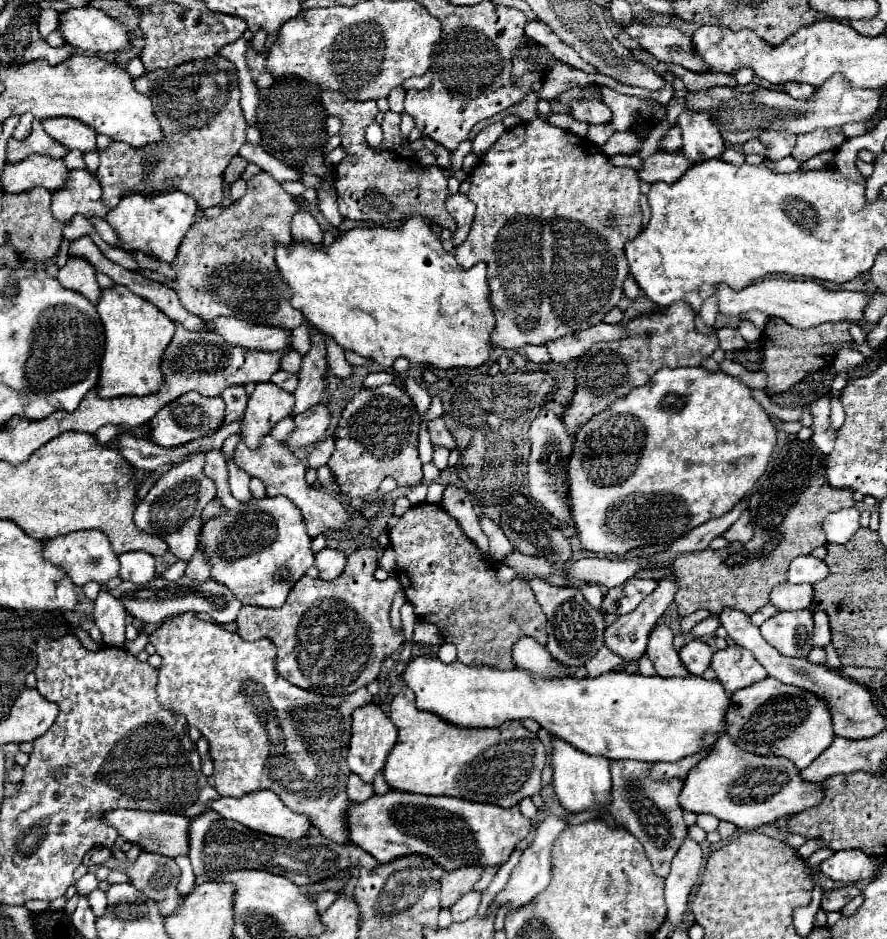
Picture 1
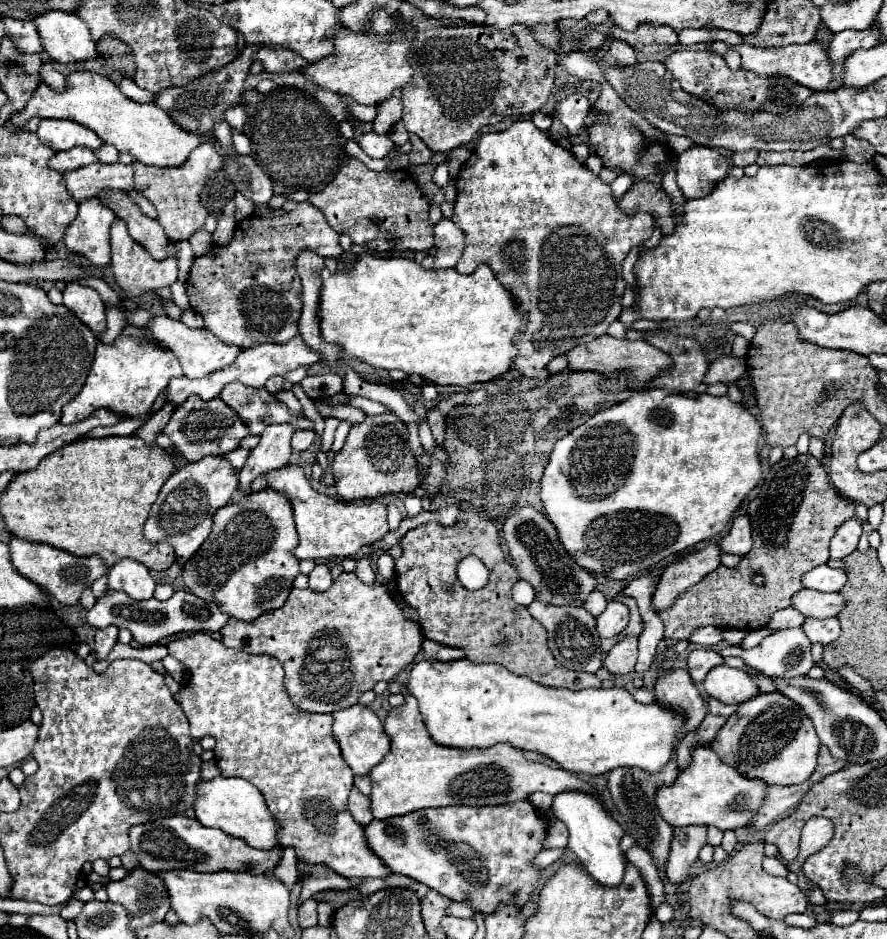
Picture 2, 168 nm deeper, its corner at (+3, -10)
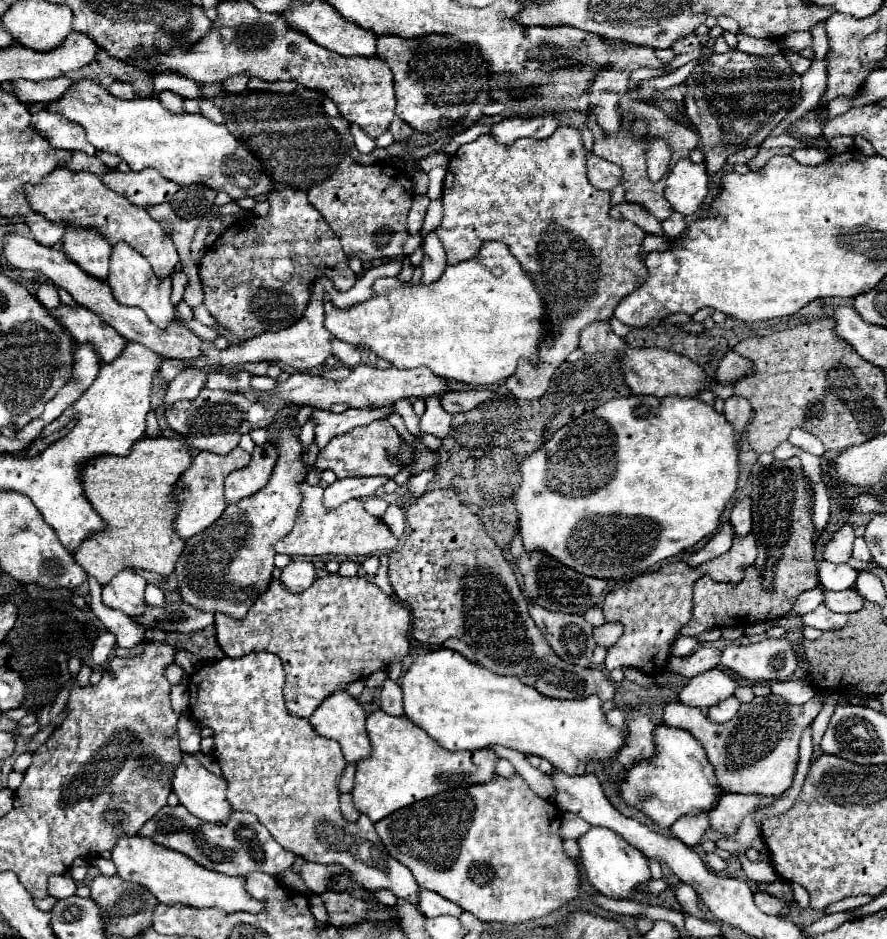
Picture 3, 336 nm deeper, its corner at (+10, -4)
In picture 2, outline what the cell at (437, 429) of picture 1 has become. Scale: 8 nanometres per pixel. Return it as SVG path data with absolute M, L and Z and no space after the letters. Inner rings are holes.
M431 409L427 413L427 421L429 421L429 427L433 431L433 437L435 437L437 445L441 447L443 445L443 437L445 437L445 431L443 431L445 429L445 415L439 413L439 411L435 411L435 409Z

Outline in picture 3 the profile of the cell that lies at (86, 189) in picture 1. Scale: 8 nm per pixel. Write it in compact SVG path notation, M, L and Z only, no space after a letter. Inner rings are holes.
M66 229L64 233L64 253L88 275L106 279L110 261L110 243L106 237L88 229Z

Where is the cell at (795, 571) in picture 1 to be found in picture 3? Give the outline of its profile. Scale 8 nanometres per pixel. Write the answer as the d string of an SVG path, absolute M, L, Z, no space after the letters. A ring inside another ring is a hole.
M820 561L820 565L818 565L820 585L824 589L830 589L830 591L850 589L856 583L856 577L858 577L858 571L846 563L836 565L830 561Z

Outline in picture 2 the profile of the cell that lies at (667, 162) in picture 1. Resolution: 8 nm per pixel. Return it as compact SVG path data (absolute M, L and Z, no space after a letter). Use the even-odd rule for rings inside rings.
M635 183L621 199L619 209L627 215L633 215L637 211L649 213L657 221L657 227L663 235L671 235L675 229L675 221L671 217L671 203L669 197L661 187L653 187L651 183Z

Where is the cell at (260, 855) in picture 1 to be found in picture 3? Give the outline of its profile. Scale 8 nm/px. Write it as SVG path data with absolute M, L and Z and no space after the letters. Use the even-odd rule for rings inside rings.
M418 889L418 907L422 909L422 913L426 917L438 917L441 915L450 915L459 918L462 915L462 909L455 903L450 903L448 899L426 891L426 889Z

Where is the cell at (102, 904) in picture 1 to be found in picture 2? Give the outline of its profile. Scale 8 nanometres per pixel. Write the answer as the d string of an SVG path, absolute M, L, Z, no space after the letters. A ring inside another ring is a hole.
M71 899L63 909L61 909L61 917L63 919L67 919L67 921L71 921L73 917L77 917L79 913L81 913L81 907L83 907L83 903L81 901L77 901L77 899Z

